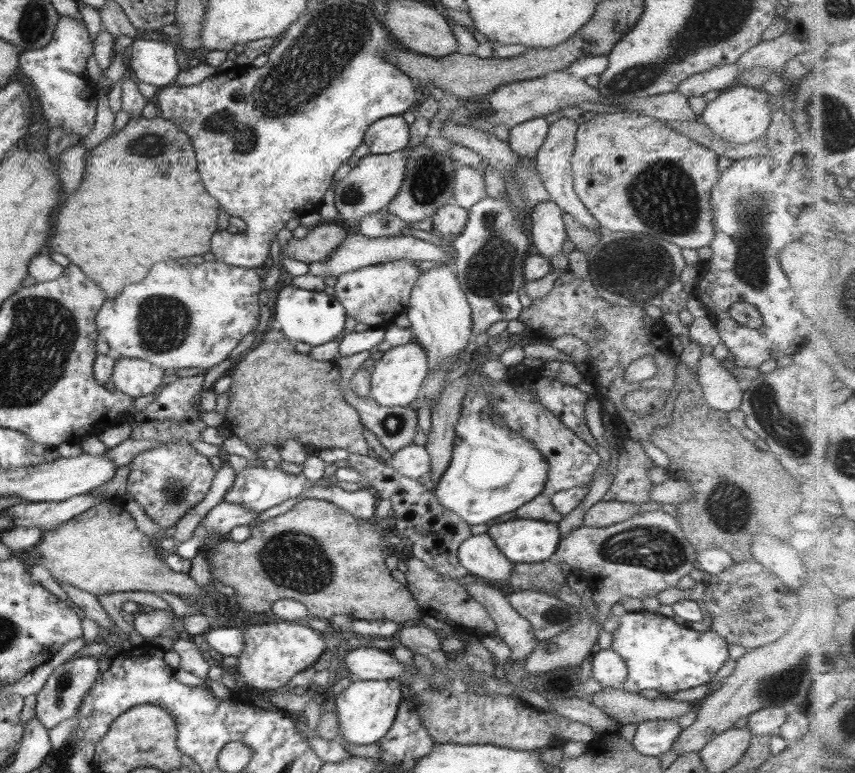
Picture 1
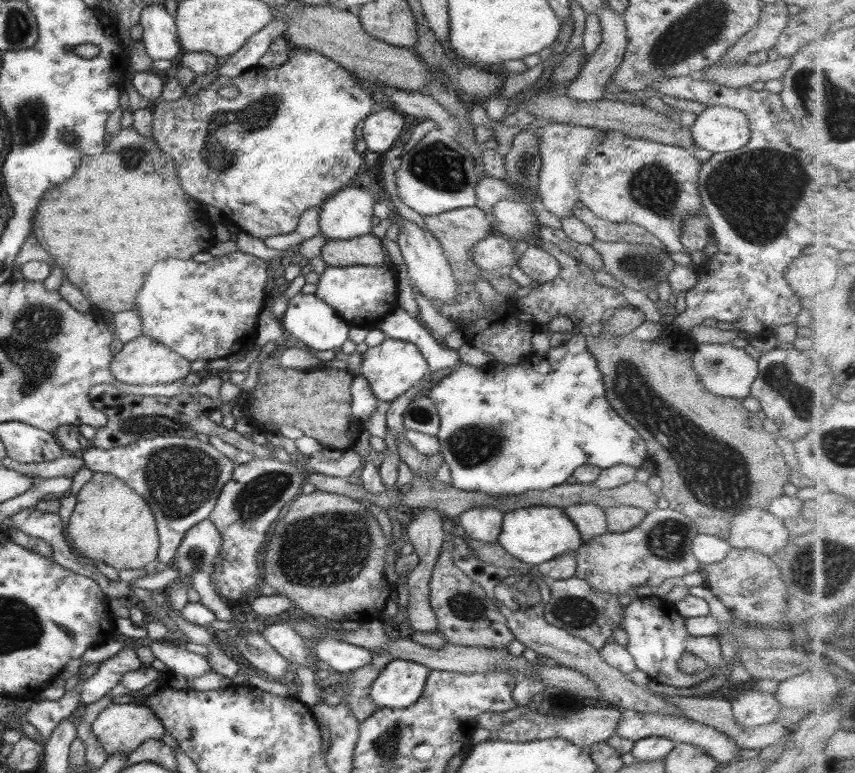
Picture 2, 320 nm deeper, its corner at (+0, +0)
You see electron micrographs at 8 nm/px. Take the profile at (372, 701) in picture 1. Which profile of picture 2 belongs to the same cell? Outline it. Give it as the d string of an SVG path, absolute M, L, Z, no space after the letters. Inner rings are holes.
M392 658L370 684L369 698L377 708L407 708L421 696L429 671L415 661Z

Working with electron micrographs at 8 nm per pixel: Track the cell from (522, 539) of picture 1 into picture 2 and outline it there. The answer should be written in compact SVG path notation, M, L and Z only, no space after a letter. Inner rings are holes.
M531 505L531 508L516 508L504 512L500 533L495 541L507 555L533 567L533 570L537 565L559 555L577 551L584 542L565 511L551 505Z

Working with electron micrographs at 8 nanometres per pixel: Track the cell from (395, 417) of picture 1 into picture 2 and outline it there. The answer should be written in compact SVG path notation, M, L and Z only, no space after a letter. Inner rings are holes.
M426 393L409 401L407 409L400 416L400 421L403 422L404 431L413 430L436 436L439 429L437 410Z

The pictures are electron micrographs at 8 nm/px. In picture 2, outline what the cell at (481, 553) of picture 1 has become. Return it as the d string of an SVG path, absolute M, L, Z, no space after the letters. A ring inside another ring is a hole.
M475 504L473 508L463 511L455 520L458 530L463 530L478 541L491 544L500 533L503 513L493 507L483 507Z

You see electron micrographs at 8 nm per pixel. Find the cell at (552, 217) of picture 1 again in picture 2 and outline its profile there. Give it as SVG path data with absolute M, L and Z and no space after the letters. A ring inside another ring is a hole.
M551 123L539 127L534 134L538 142L541 164L538 172L537 194L540 196L540 208L553 214L558 220L573 216L573 205L578 200L576 182L580 176L582 158L594 146L600 143L602 134L589 127Z

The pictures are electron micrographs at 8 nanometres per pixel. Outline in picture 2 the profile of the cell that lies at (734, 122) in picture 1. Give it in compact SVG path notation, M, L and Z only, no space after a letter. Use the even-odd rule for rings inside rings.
M723 106L705 107L688 129L694 147L712 152L713 157L726 156L750 139L744 113Z

